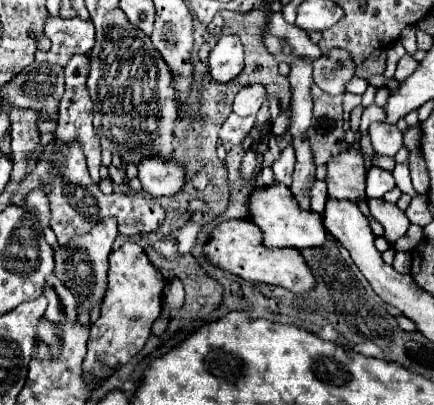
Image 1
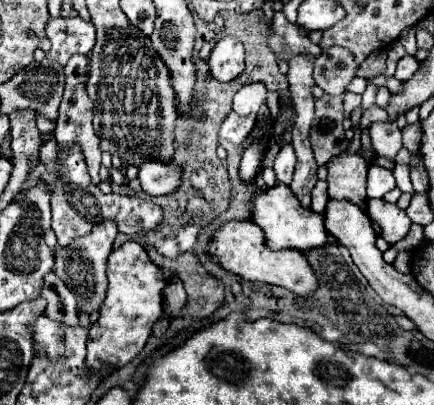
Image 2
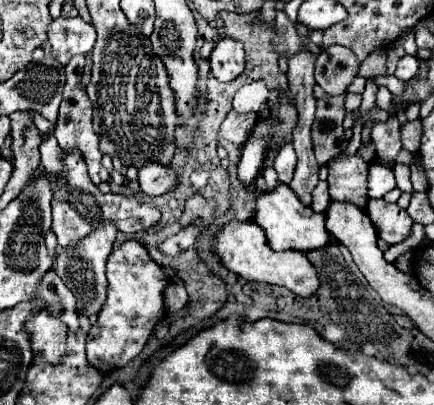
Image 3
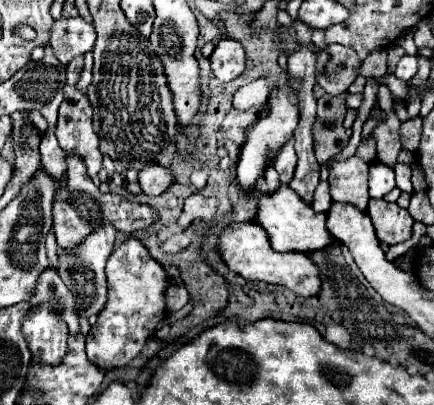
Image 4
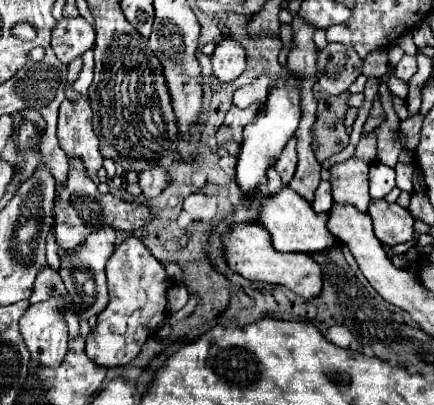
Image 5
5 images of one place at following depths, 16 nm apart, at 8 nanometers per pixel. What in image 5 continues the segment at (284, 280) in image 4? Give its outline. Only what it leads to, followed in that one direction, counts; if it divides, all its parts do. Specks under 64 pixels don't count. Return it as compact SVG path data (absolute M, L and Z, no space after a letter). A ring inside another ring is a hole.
M232 224L224 234L222 234L222 250L224 258L230 266L230 270L238 272L246 280L258 280L258 282L268 282L268 284L280 284L296 292L298 296L304 298L314 298L322 290L322 272L320 266L308 256L308 254L296 254L296 252L276 252L272 248L268 232L256 224Z

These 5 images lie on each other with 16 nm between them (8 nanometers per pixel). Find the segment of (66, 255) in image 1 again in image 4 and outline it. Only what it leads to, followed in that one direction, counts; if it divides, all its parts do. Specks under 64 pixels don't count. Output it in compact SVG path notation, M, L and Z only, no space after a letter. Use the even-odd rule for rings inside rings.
M102 224L92 234L88 234L82 242L78 242L74 248L58 248L56 272L64 280L68 290L74 294L74 298L76 298L76 312L80 316L94 316L106 304L108 294L106 294L104 268L106 268L108 256L112 254L114 238L116 238L116 228L112 224Z

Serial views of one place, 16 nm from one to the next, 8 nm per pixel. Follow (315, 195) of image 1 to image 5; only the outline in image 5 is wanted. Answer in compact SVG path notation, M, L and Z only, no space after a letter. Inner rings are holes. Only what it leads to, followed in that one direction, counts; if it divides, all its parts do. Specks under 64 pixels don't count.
M322 182L314 192L312 208L314 208L314 212L328 212L332 208L332 204L334 204L334 200L332 200L332 194L330 194L330 184Z

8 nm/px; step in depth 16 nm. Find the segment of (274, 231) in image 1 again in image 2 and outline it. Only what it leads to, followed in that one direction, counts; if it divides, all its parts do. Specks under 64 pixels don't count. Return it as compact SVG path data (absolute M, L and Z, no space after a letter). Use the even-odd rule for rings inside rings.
M276 184L272 188L258 190L254 194L254 198L252 198L252 222L262 228L264 244L268 244L268 248L276 248L276 250L318 248L328 238L326 228L324 228L324 216L316 214L312 210L300 208L300 202L296 200L296 196L292 196L292 190L284 184Z

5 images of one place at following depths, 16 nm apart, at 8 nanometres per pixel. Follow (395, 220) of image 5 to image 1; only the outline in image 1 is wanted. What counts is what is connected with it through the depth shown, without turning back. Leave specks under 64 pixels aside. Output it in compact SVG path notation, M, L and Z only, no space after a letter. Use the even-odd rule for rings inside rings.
M368 198L368 208L370 208L372 216L384 226L384 230L386 230L384 238L388 242L396 242L400 236L406 234L410 220L396 204L390 204L382 198Z

